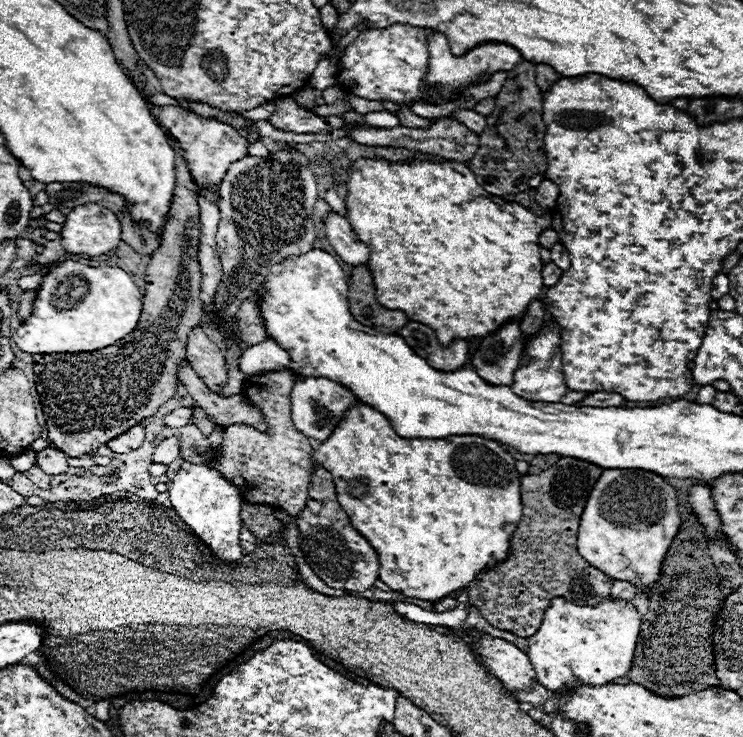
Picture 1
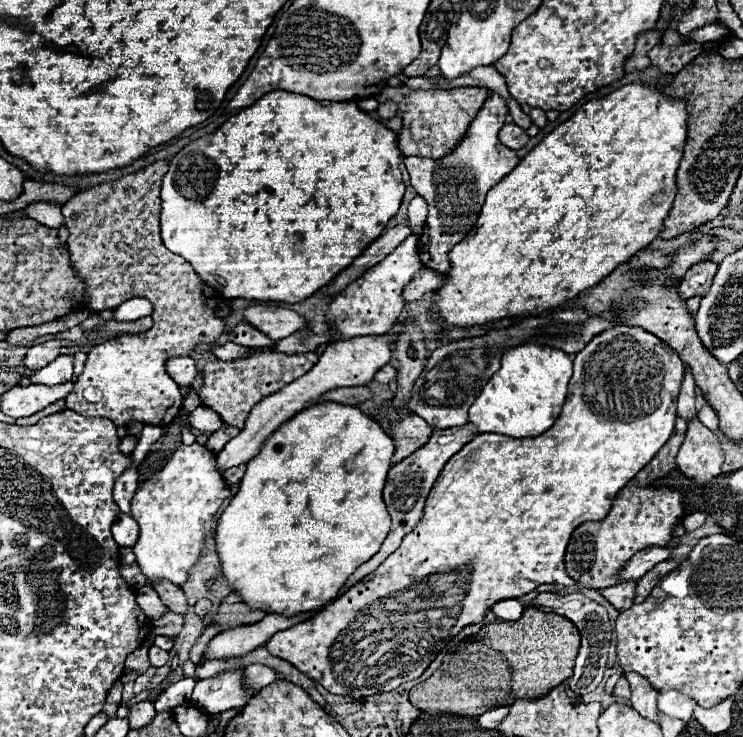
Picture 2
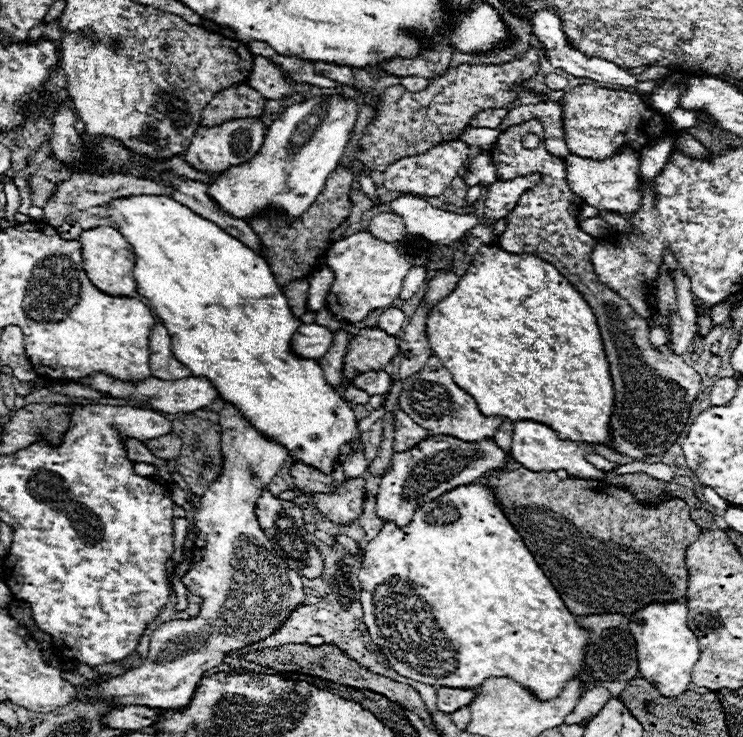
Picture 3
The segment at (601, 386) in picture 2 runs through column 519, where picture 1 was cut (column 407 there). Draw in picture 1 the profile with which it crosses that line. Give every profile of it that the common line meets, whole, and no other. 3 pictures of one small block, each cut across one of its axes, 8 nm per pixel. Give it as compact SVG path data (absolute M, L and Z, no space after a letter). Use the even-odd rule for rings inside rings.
M358 404L354 406L348 416L340 422L340 426L336 428L336 432L332 432L332 436L322 442L322 446L316 450L314 458L318 460L320 466L324 466L328 472L332 472L334 476L334 484L336 484L336 494L338 494L338 502L340 506L346 510L352 526L372 544L372 548L376 548L378 560L380 564L384 564L384 568L380 568L378 578L394 592L400 592L408 598L418 598L418 600L428 600L428 602L438 602L442 598L448 598L456 592L466 590L472 580L476 580L476 576L488 568L496 568L496 564L502 564L508 558L508 548L510 548L510 538L514 534L516 524L522 518L522 498L520 498L520 474L516 470L516 460L512 458L512 454L500 446L494 440L488 440L484 436L476 436L476 434L466 434L466 436L448 436L448 438L400 438L392 424L388 422L388 418L384 414L380 414L378 410L366 406L366 404ZM388 564L412 564L412 572L392 572L392 568L388 568Z

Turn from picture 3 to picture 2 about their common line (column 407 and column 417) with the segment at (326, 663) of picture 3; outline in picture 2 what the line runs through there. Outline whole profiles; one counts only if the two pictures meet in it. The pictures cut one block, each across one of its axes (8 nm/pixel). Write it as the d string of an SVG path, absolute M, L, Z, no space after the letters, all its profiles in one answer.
M526 608L516 622L494 620L452 654L422 684L410 690L410 702L430 714L450 712L460 716L480 716L486 710L508 706L518 698L534 698L562 684L574 668L580 648L580 632L558 614L546 614L538 608Z

